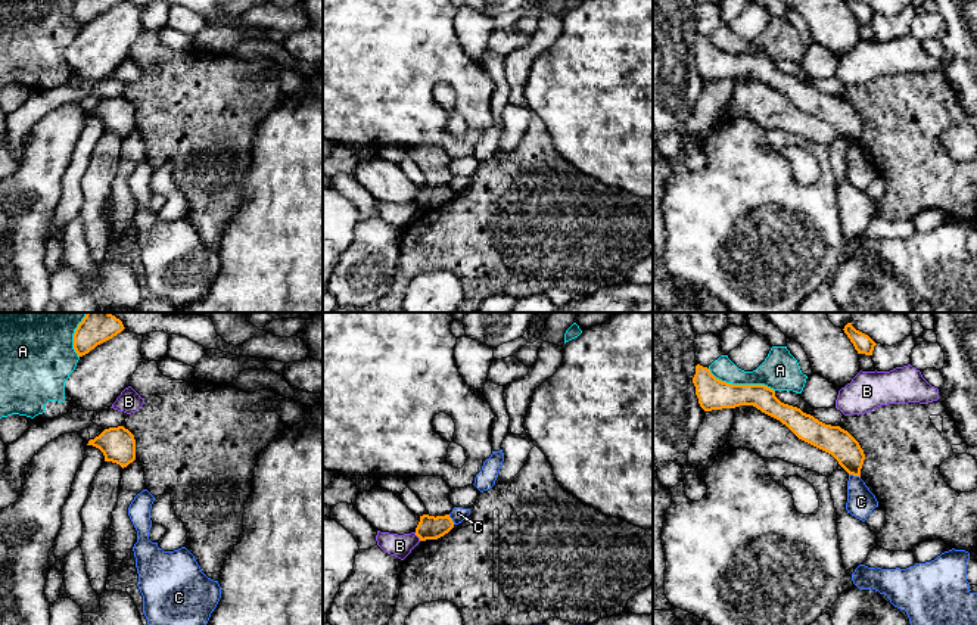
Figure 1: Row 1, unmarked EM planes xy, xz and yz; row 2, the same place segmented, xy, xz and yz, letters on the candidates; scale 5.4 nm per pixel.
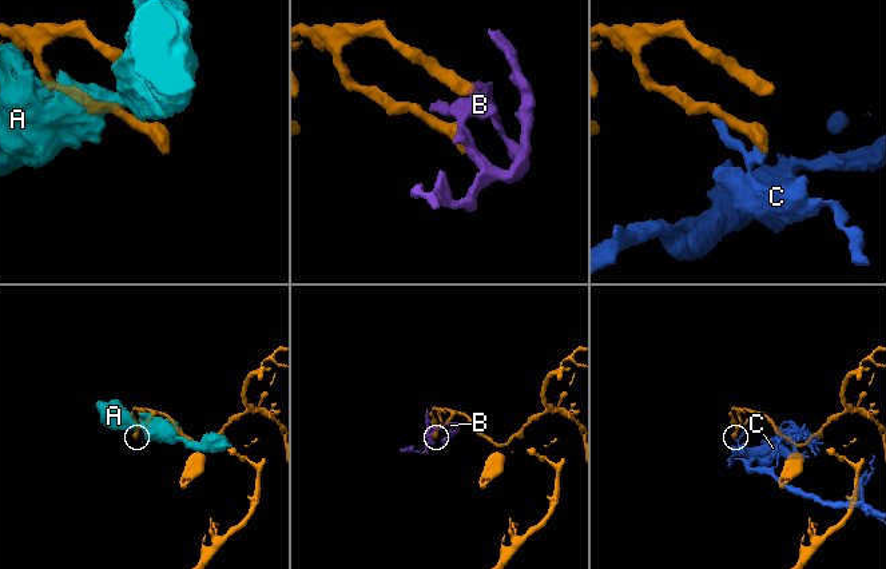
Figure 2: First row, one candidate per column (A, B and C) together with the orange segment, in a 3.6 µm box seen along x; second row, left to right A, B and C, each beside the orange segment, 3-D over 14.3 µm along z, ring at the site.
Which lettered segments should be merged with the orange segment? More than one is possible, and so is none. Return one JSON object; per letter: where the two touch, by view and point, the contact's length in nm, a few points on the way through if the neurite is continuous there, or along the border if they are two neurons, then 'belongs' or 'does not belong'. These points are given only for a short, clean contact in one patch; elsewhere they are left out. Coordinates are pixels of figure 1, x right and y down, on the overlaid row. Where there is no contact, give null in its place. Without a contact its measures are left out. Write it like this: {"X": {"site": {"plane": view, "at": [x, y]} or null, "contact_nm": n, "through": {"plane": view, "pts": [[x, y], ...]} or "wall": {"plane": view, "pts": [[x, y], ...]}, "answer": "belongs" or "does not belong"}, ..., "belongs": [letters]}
{"A": {"site": {"plane": "yz", "at": [741, 385]}, "contact_nm": 380, "answer": "does not belong"}, "B": {"site": {"plane": "xz", "at": [417, 535]}, "contact_nm": 60, "wall": {"plane": "xz", "pts": [[414, 532], [420, 540]]}, "answer": "does not belong"}, "C": {"site": {"plane": "yz", "at": [855, 475]}, "contact_nm": 70, "wall": {"plane": "yz", "pts": [[849, 473], [859, 478]]}, "answer": "does not belong"}, "belongs": []}

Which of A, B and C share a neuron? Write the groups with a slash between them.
A / B C

